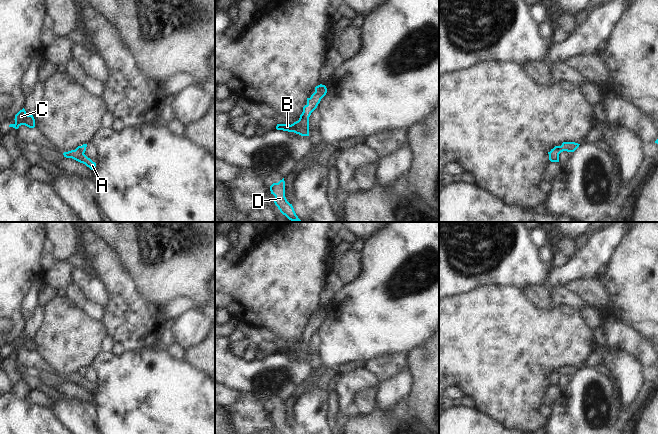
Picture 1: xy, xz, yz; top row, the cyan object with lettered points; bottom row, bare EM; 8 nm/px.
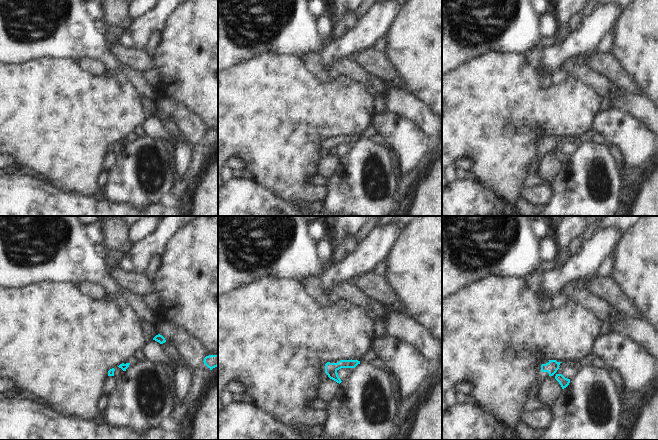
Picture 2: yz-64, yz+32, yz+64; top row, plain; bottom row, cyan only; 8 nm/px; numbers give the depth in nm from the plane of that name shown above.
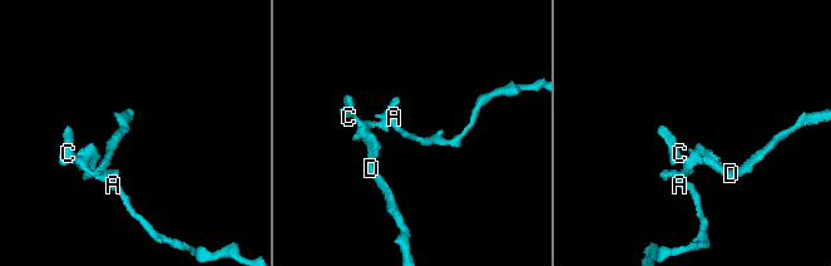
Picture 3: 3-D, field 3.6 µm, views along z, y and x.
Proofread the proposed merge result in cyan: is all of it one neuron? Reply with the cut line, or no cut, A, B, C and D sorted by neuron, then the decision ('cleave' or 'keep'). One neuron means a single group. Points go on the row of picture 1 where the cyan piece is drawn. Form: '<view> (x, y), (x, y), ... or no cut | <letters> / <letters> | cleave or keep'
yz (560, 151), (553, 150), (549, 154) | A / B C D | cleave

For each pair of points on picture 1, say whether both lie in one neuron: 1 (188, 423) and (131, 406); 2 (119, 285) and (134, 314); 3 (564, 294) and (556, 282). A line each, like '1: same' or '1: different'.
1: same
2: same
3: different

